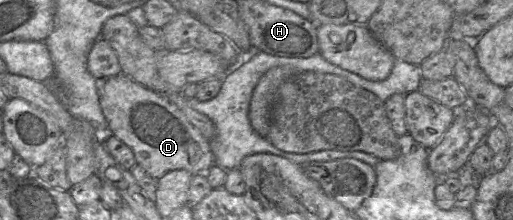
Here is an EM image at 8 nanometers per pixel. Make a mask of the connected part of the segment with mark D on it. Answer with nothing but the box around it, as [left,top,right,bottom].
[99,74,215,178]

